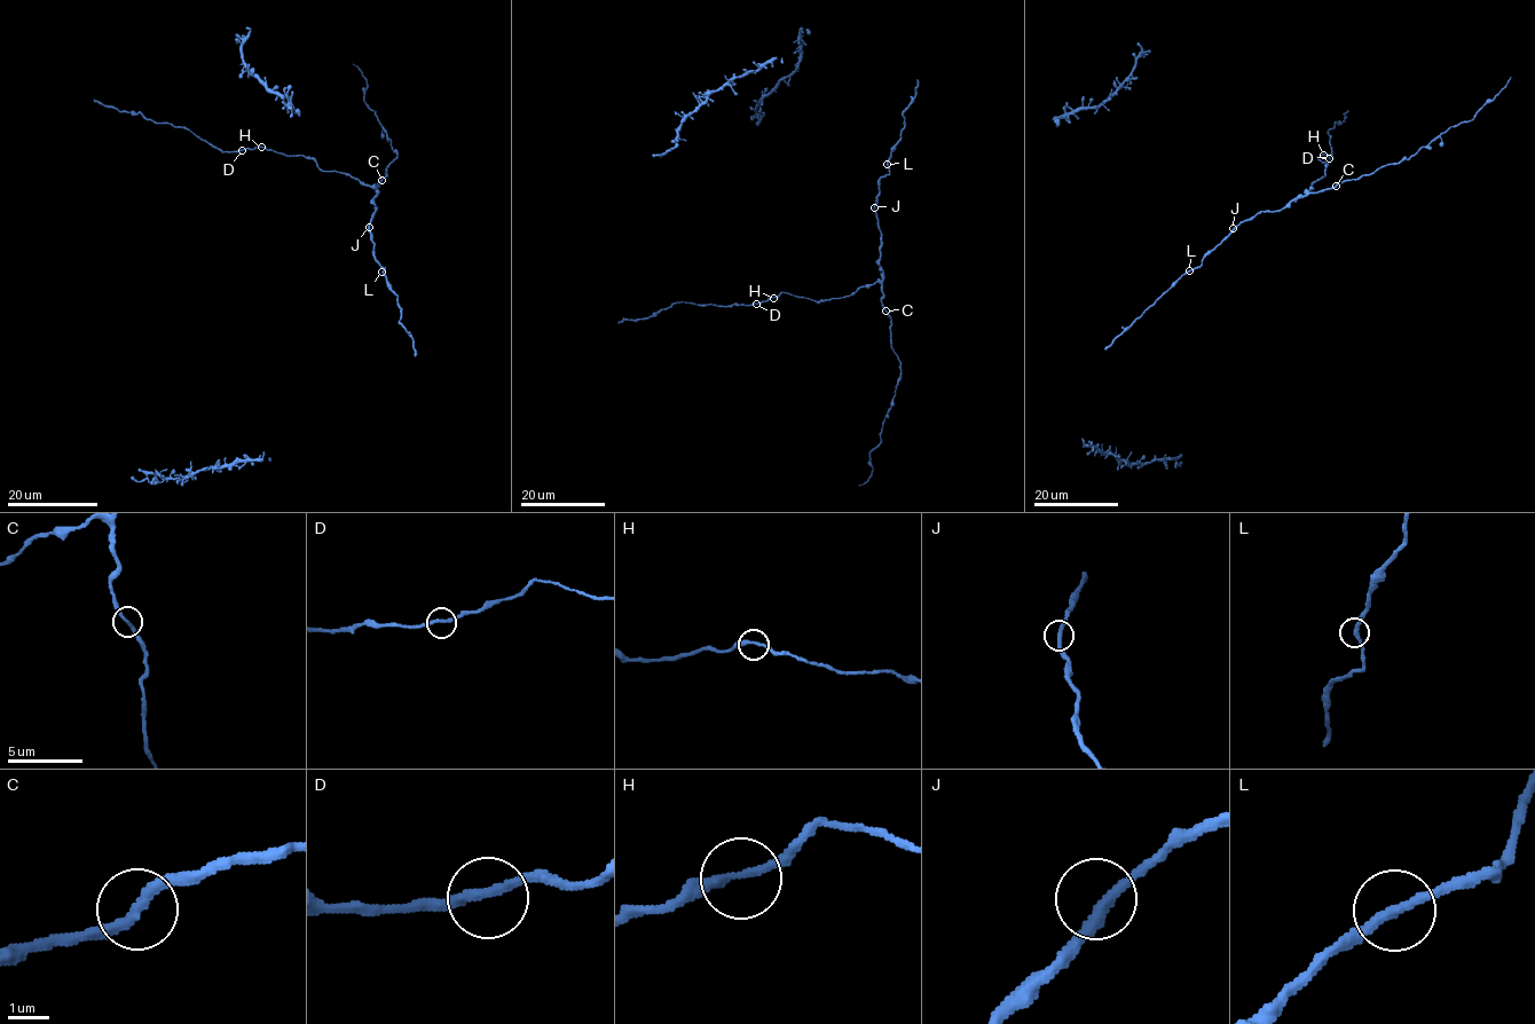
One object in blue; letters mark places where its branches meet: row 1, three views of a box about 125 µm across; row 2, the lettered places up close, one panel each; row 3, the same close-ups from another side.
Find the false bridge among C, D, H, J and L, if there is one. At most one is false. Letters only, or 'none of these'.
none of these

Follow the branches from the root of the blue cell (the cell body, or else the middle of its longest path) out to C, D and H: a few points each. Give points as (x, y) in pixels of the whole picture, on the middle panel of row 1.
C: (888, 164), (889, 173), (879, 181), (875, 206), (880, 231), (881, 302), (886, 310)
D: (888, 164), (889, 173), (879, 181), (875, 206), (882, 278), (842, 298), (813, 301), (780, 292), (756, 304)
H: (888, 164), (889, 173), (879, 181), (875, 206), (882, 278), (842, 298), (813, 301), (786, 292), (773, 298)

